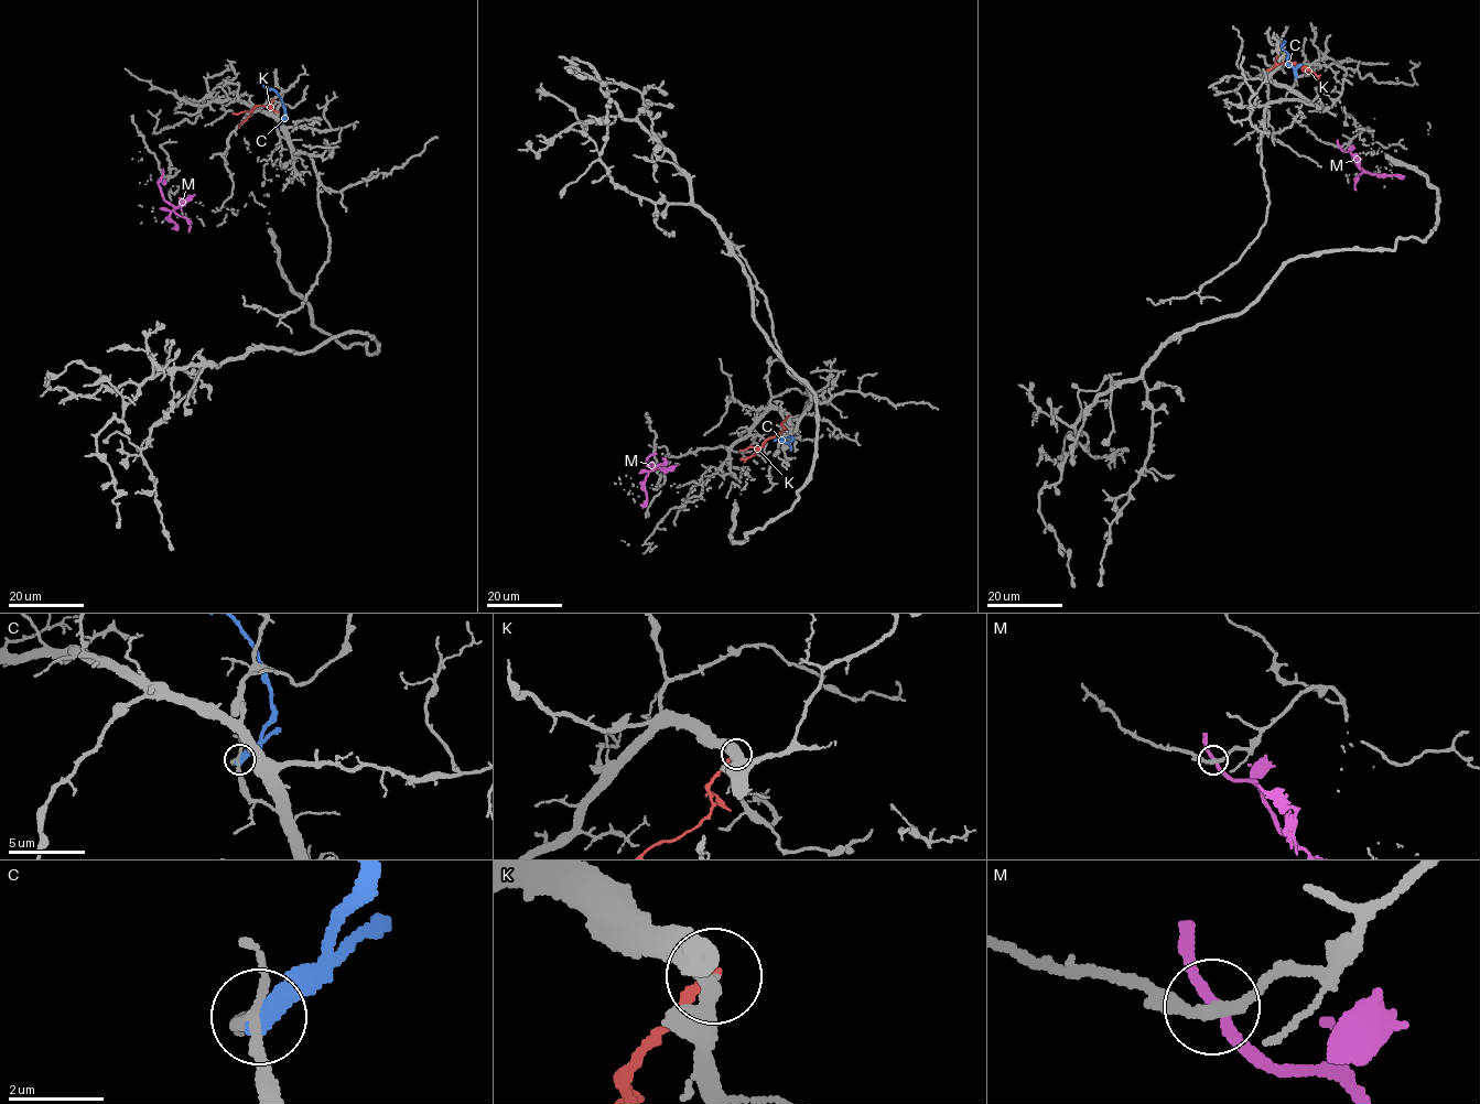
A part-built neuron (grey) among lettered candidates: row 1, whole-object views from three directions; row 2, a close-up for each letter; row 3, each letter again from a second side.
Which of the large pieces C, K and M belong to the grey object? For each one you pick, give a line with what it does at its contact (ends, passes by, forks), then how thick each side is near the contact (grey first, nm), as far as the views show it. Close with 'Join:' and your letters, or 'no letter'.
Join: no letter

